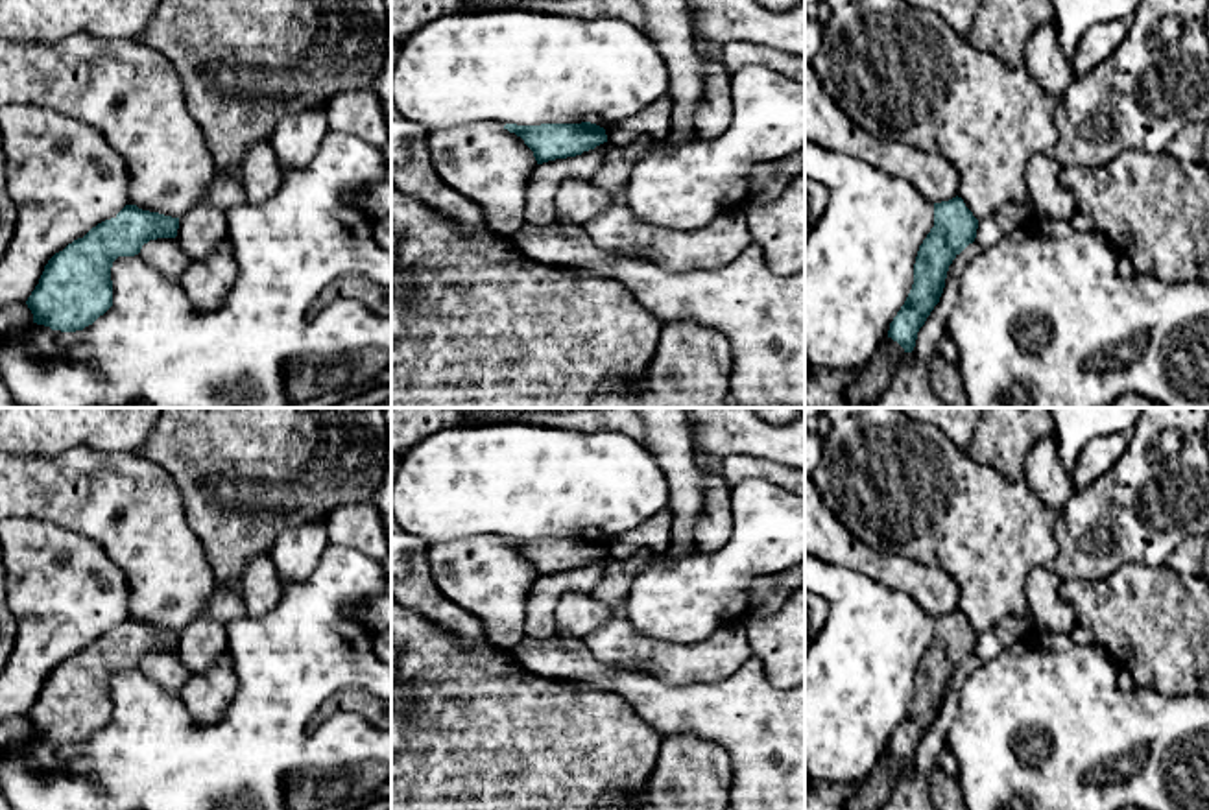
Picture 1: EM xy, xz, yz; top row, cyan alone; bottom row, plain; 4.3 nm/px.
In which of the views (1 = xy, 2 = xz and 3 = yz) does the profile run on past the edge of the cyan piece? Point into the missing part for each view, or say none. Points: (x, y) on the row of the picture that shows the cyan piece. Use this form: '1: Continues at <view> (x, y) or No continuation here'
1: No continuation here
2: No continuation here
3: No continuation here

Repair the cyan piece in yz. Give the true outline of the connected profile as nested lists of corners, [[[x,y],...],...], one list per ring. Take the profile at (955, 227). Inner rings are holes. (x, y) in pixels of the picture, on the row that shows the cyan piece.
[[[962,197],[934,203],[934,227],[919,245],[912,290],[888,330],[904,352],[914,351],[919,328],[940,303],[949,266],[975,242],[976,229],[978,220]]]

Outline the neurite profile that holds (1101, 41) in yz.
[[[1119,18],[1102,24],[1093,24],[1080,39],[1080,46],[1074,54],[1074,74],[1082,76],[1095,68],[1104,59],[1111,57],[1120,41],[1130,30],[1130,20]]]

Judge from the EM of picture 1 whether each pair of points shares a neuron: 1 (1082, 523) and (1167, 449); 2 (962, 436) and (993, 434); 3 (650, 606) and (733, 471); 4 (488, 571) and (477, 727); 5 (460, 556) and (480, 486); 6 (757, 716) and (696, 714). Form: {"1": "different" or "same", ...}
{"1": "same", "2": "different", "3": "different", "4": "different", "5": "different", "6": "same"}

